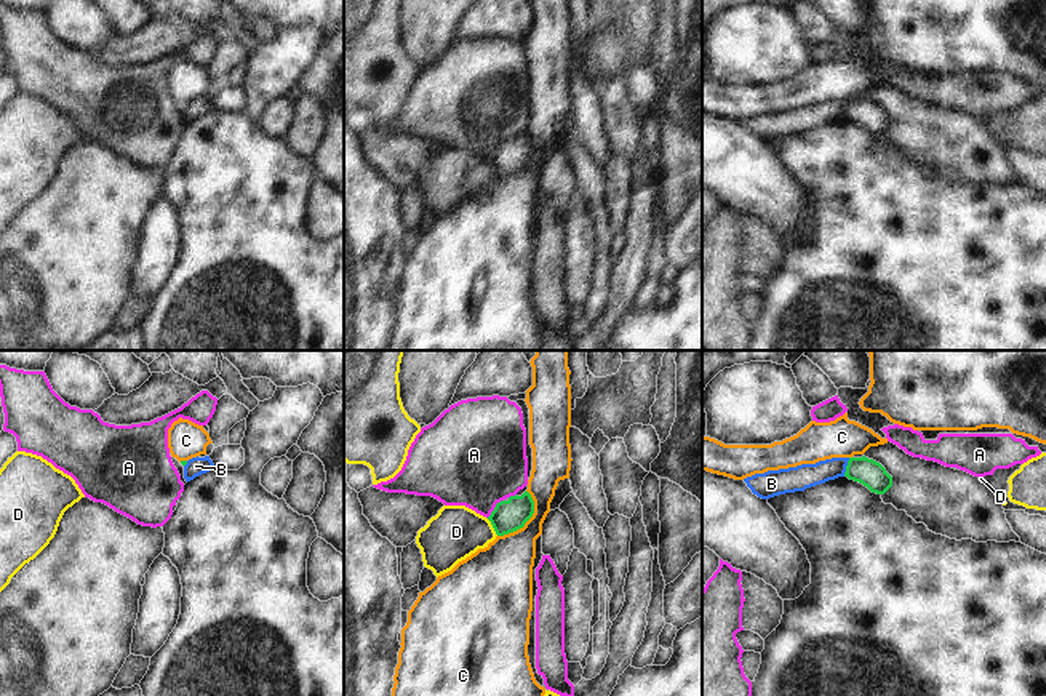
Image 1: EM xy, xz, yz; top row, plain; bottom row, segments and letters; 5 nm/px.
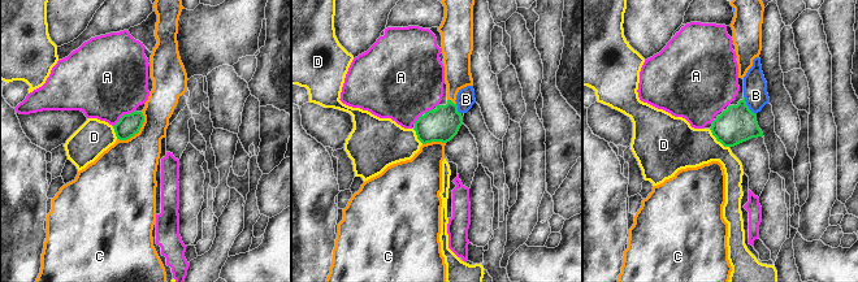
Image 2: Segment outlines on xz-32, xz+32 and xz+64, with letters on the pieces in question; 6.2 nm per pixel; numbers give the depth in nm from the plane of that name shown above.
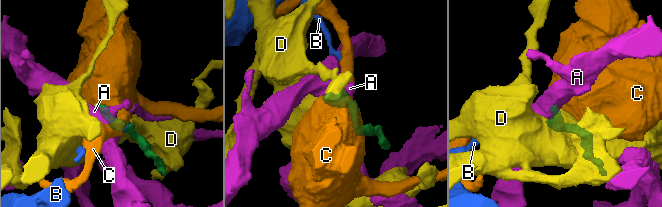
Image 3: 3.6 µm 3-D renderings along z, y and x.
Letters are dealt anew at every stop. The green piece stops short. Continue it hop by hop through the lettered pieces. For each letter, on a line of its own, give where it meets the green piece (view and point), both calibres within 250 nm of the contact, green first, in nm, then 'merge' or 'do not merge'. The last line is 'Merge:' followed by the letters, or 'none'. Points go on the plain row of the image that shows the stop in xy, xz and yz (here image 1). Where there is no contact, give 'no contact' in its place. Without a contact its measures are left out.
A: xz (495, 149) | 160/460 nm | do not merge
B: yz (846, 109) | 140/120 nm | do not merge
C: xz (528, 160) | 160/260 nm | do not merge
D: xz (493, 168) | 160/280 nm | do not merge
Merge: none

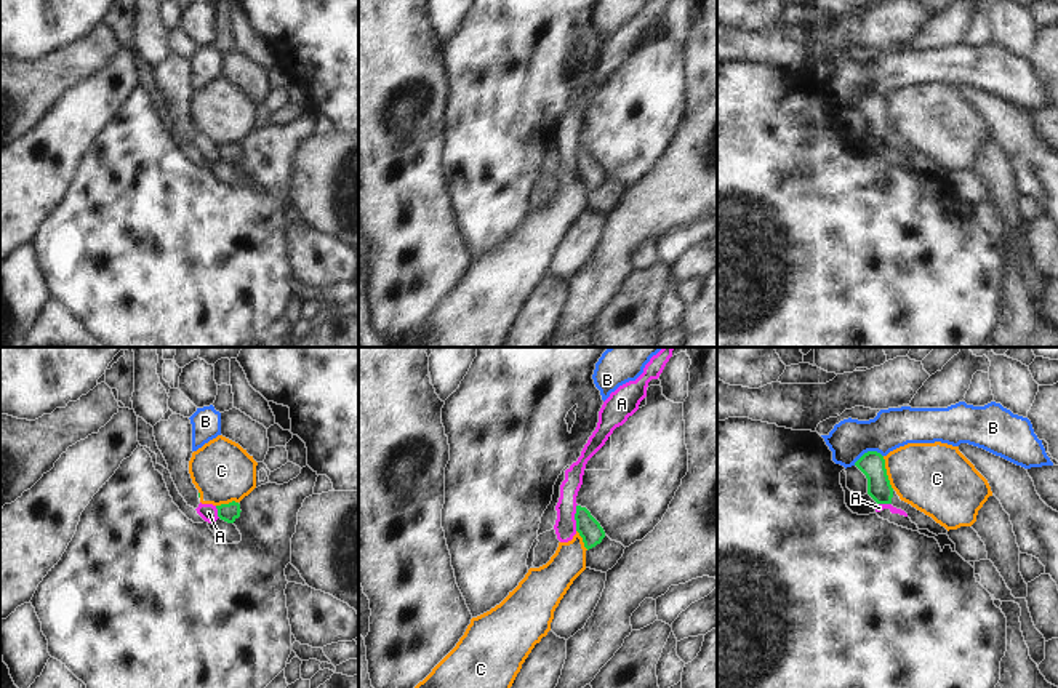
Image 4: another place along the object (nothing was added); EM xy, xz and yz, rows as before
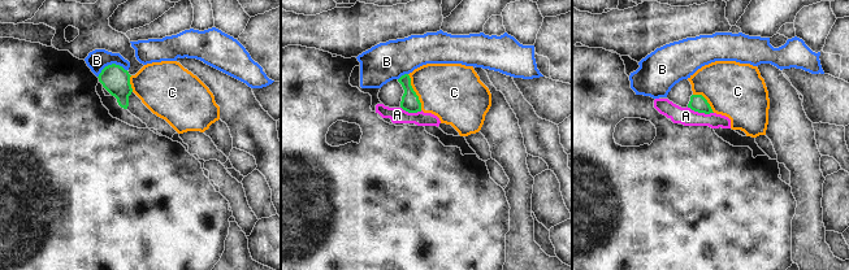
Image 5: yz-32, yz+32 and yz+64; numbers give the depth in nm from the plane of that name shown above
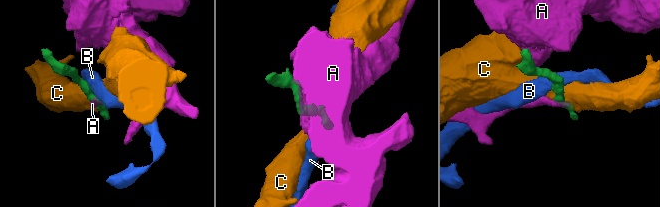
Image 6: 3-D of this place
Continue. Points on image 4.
A: xz (575, 159) | 120/110 nm | do not merge
B: yz (868, 93) | 130/200 nm | do not merge
C: yz (885, 114) | 130/360 nm | do not merge
Merge: none

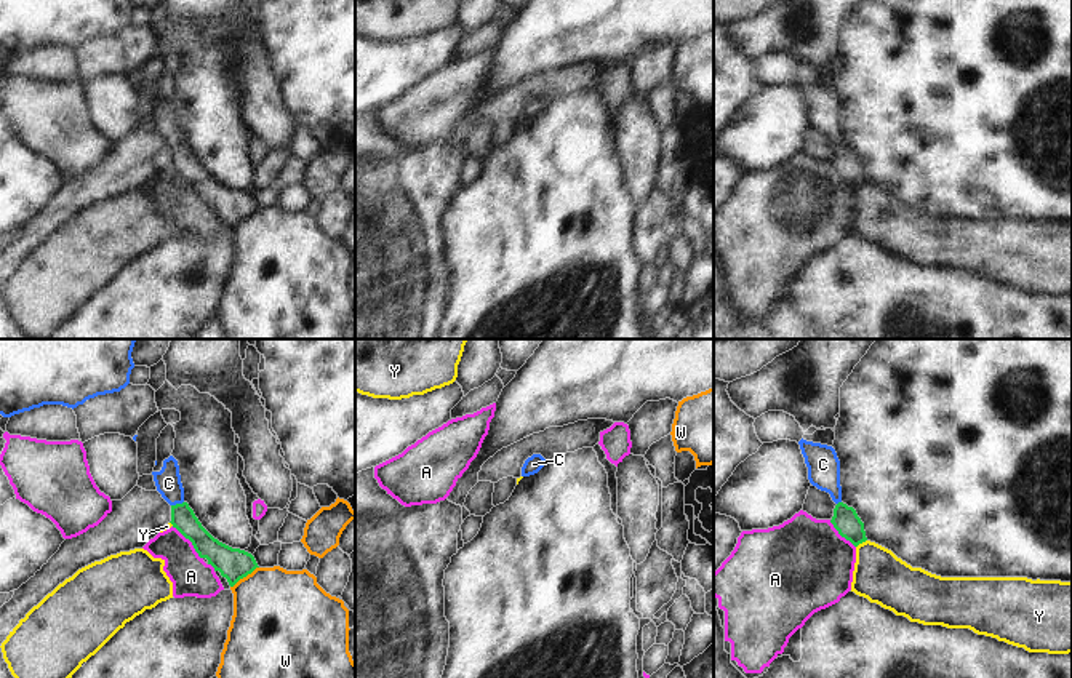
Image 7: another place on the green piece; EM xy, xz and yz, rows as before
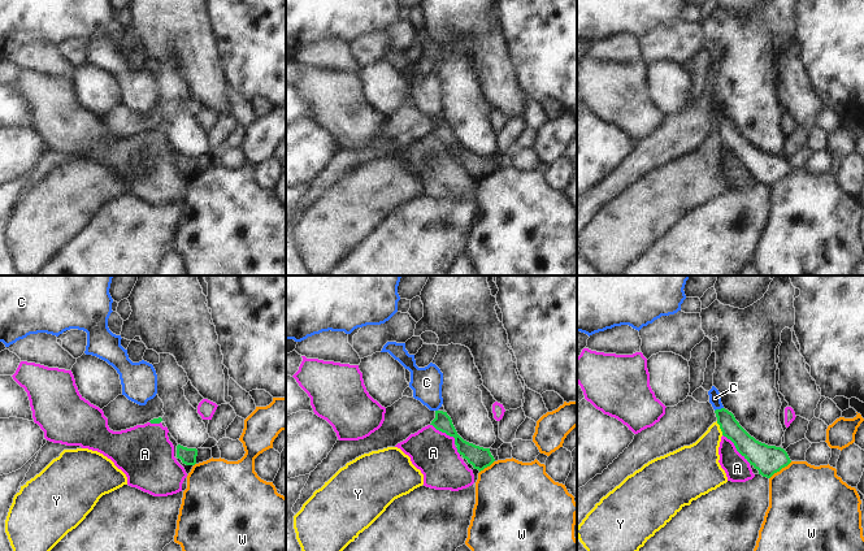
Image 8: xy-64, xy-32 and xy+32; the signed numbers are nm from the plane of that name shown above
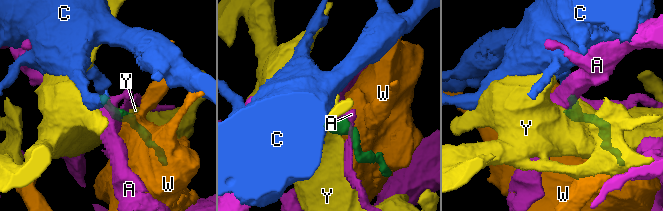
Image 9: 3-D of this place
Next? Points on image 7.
A: xy (189, 181) | 160/200 nm | do not merge
C: xy (176, 146) | 120/130 nm | merge
W: xy (244, 218) | 160/440 nm | do not merge
Y: yz (861, 184) | 140/260 nm | do not merge
Merge: C

